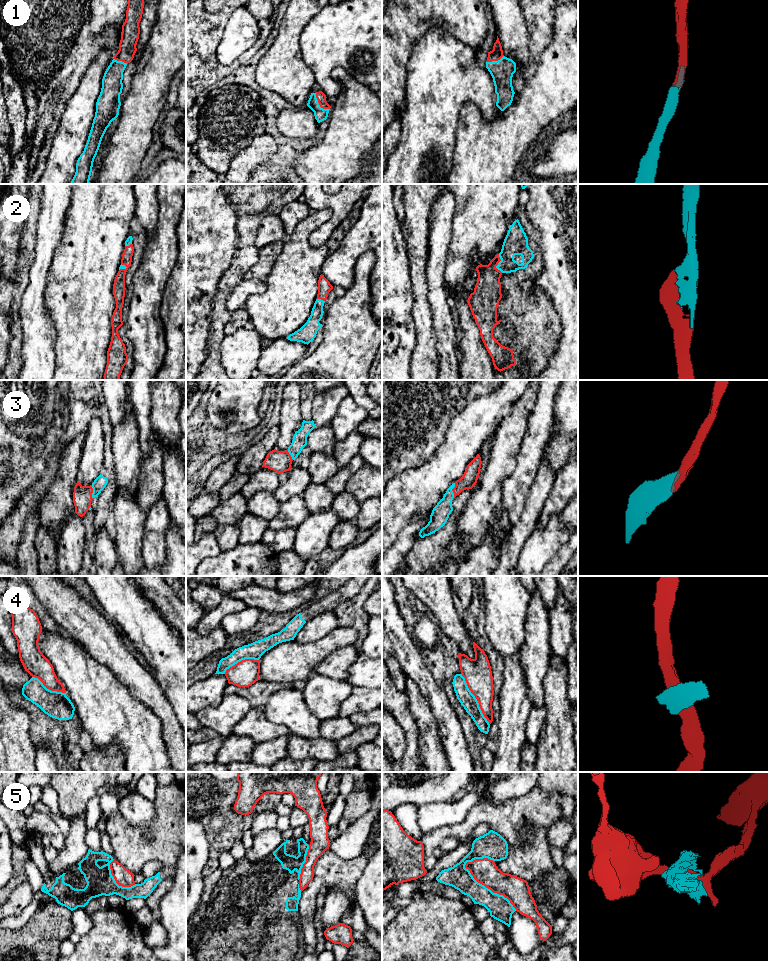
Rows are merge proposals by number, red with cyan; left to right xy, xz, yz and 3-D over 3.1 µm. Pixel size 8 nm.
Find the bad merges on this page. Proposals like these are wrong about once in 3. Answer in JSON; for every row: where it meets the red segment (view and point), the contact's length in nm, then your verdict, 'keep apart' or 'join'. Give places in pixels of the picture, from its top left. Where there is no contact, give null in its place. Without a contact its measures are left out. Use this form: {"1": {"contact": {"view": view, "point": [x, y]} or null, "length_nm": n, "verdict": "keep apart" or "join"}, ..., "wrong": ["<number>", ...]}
{"1": {"contact": {"view": "xz", "point": [319, 104]}, "length_nm": 180, "verdict": "join"}, "2": {"contact": {"view": "yz", "point": [497, 264]}, "length_nm": 160, "verdict": "join"}, "3": {"contact": {"view": "yz", "point": [452, 490]}, "length_nm": 130, "verdict": "join"}, "4": {"contact": {"view": "yz", "point": [476, 698]}, "length_nm": 480, "verdict": "keep apart"}, "5": {"contact": {"view": "yz", "point": [489, 888]}, "length_nm": 550, "verdict": "keep apart"}, "wrong": ["4", "5"]}

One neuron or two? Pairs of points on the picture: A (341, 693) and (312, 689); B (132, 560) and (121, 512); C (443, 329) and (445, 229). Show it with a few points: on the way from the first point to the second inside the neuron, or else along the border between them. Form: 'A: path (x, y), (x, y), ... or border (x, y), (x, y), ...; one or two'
A: path (334, 693), (319, 692); one
B: path (129, 548), (129, 524); one
C: path (440, 304), (436, 292), (437, 254); one

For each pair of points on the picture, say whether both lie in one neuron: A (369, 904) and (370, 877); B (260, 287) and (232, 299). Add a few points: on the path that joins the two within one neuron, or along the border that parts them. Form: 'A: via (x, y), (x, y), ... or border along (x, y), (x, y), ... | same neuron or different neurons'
A: via (371, 897), (371, 884) | same neuron
B: via (253, 287), (246, 288), (239, 295) | same neuron

